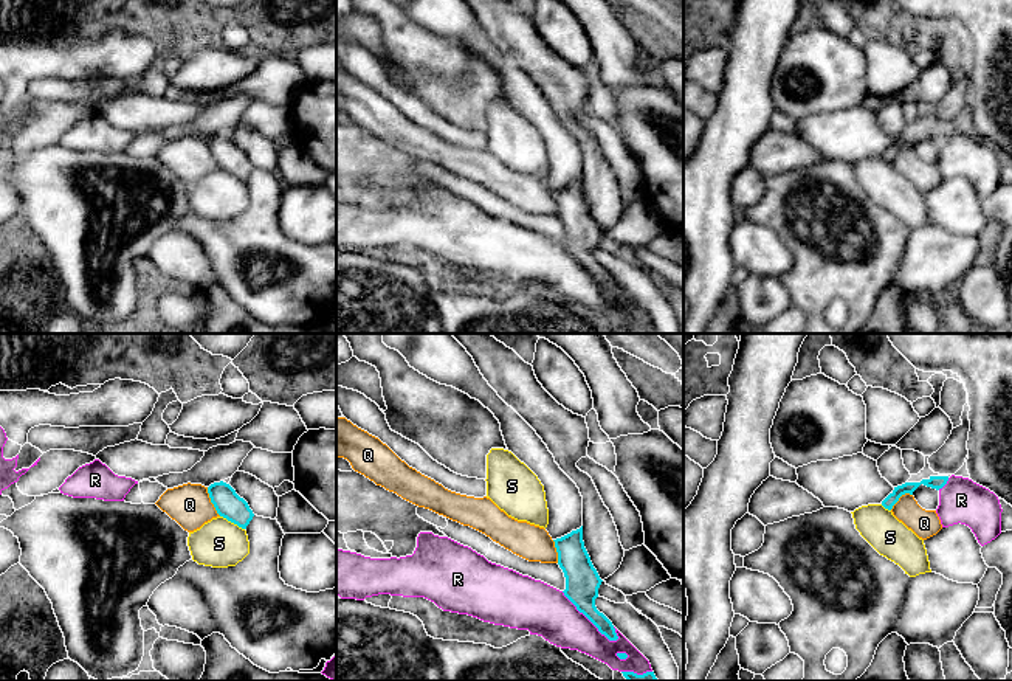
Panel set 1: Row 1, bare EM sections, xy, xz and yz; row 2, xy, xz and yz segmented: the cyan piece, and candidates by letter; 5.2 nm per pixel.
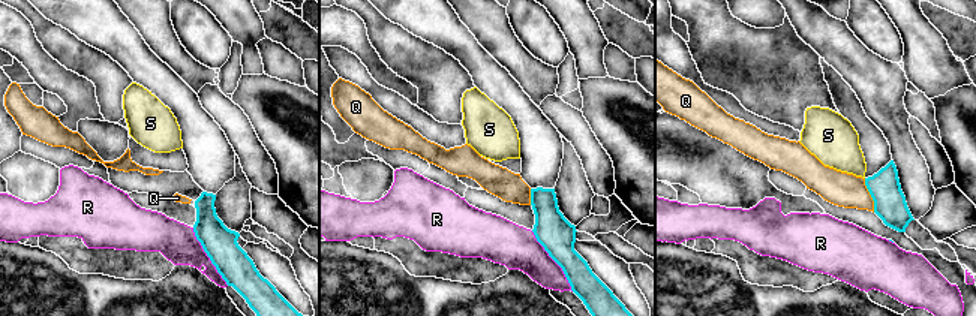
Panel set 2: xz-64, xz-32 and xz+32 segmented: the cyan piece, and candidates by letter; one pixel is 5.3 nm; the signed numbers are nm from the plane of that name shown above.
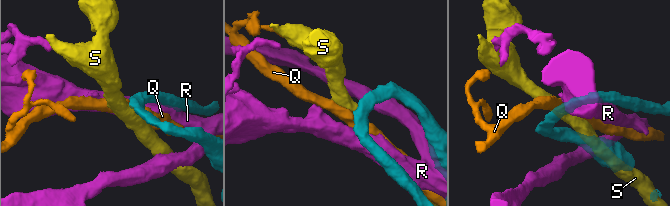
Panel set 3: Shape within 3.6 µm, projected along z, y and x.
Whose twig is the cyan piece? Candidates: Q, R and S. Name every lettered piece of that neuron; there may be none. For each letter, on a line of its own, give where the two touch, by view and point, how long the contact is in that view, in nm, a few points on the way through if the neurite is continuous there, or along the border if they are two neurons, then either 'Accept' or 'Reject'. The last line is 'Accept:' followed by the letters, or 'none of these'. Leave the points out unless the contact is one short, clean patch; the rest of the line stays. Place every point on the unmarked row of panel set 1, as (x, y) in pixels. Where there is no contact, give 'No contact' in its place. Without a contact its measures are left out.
Q: Touches cyan at xy (211, 154). Shared border 170 nm. Boundary: xy (206, 140), (209, 154), (220, 168). Reject
R: Touches cyan at xz (589, 272). Shared border 380 nm. Reject
S: Touches cyan at xy (233, 174). Shared border 150 nm. Boundary: xy (220, 168), (244, 182). Reject
Accept: none of these

